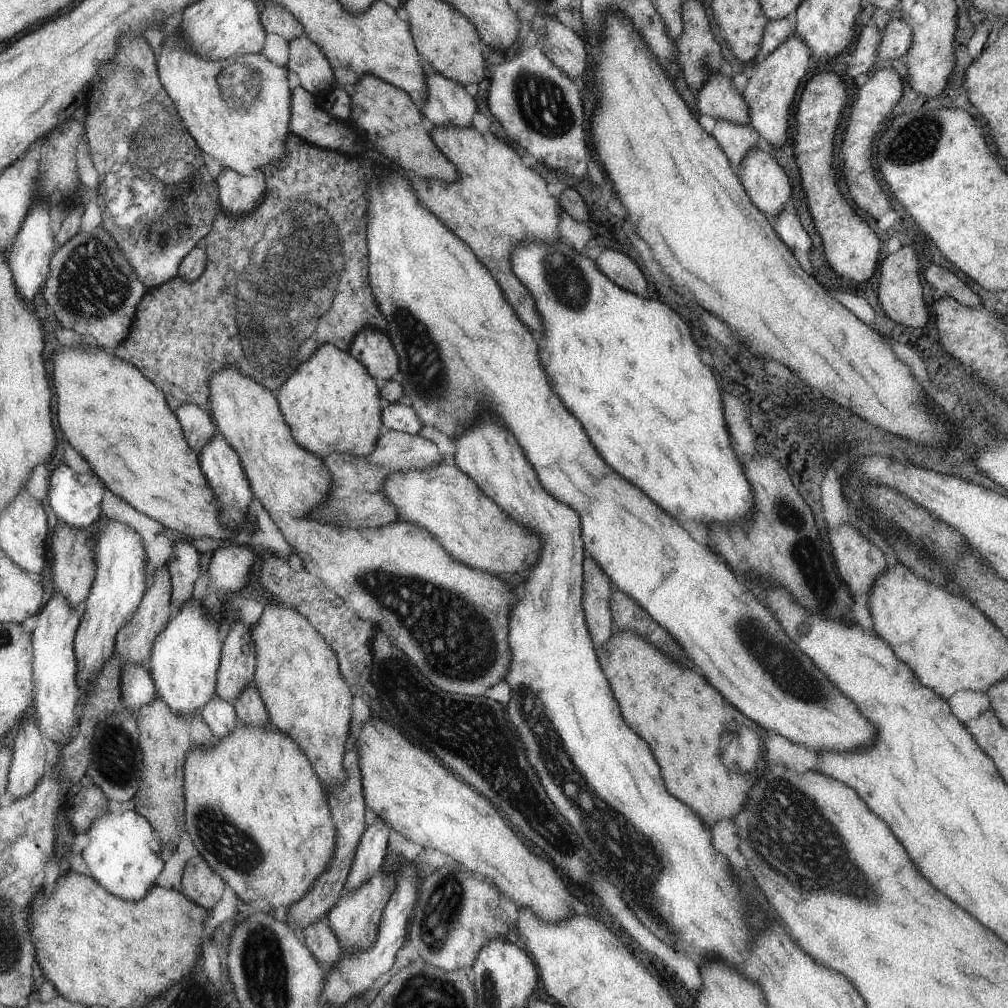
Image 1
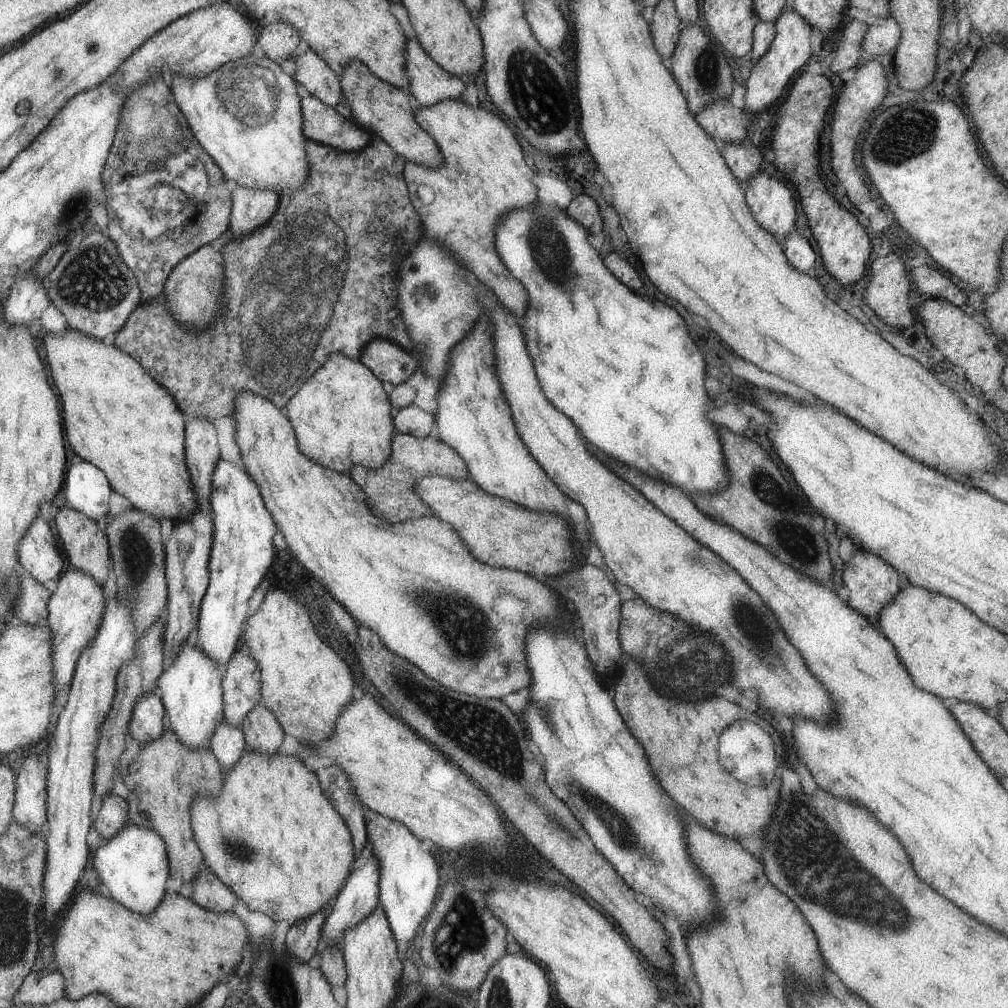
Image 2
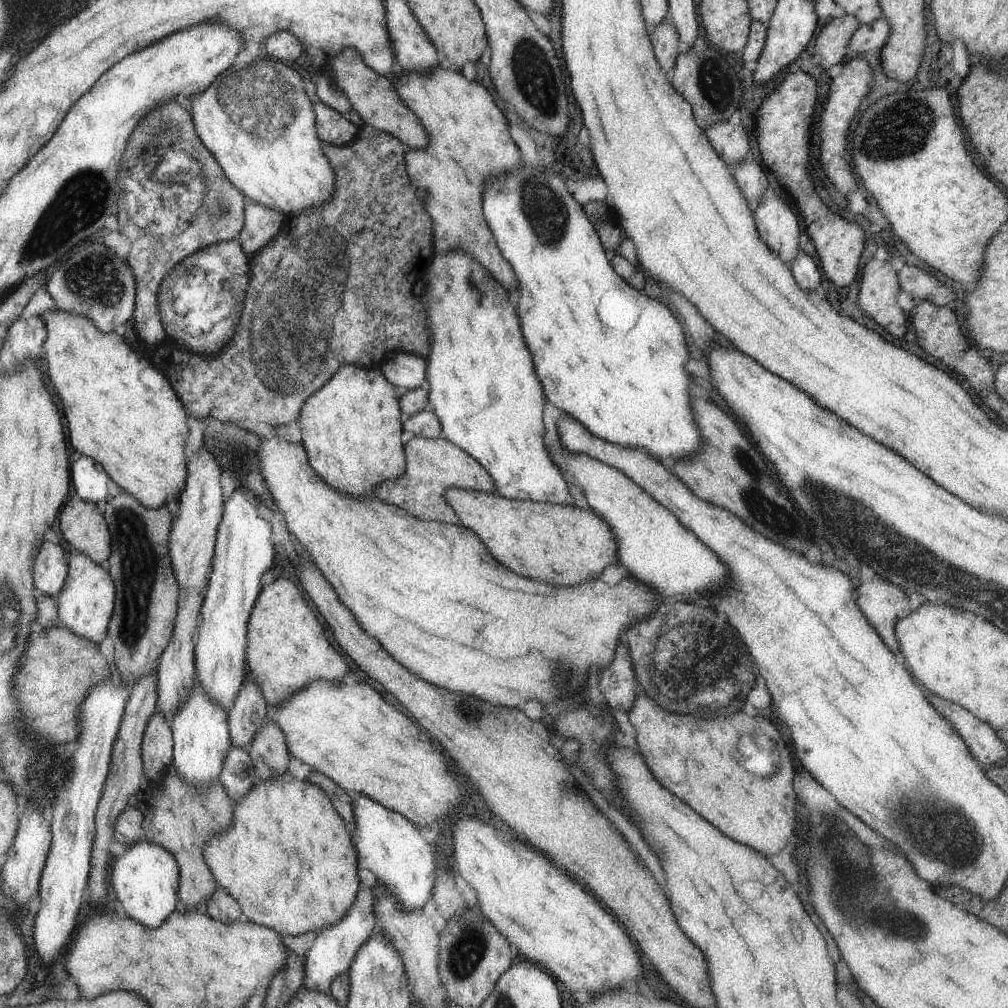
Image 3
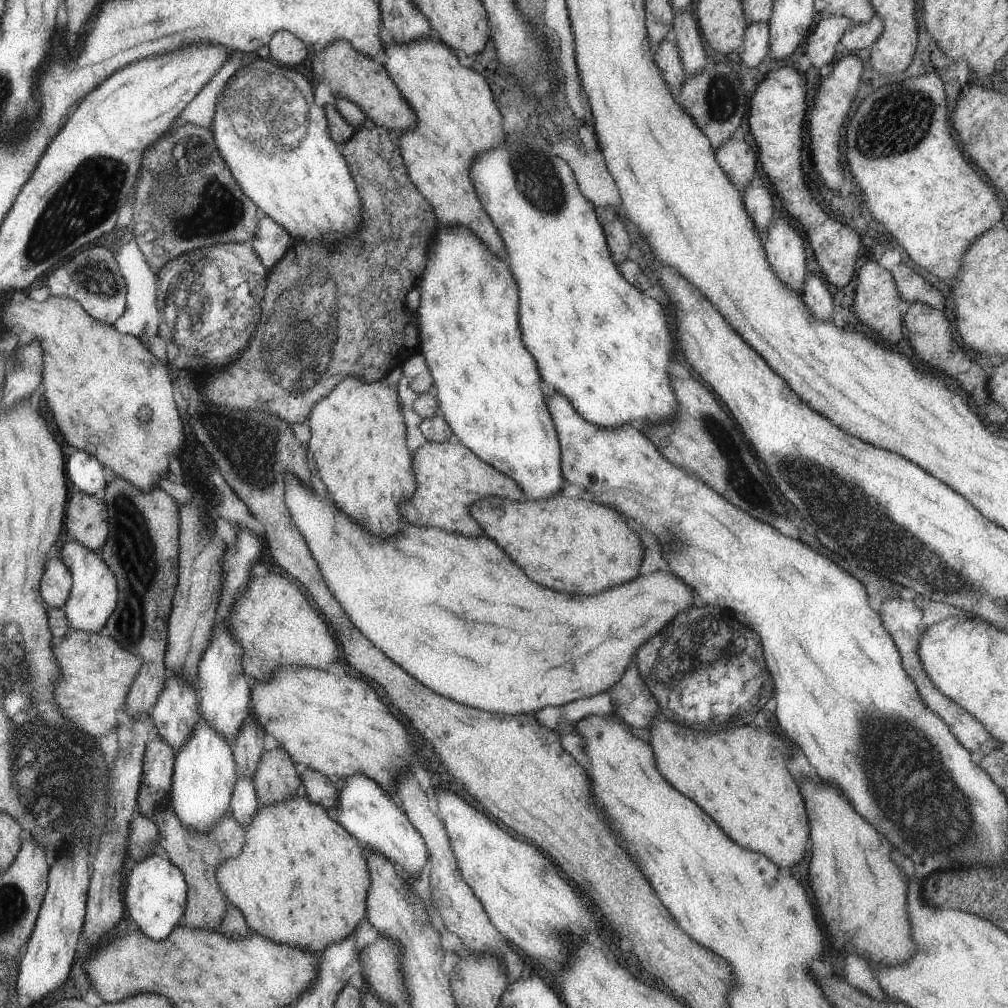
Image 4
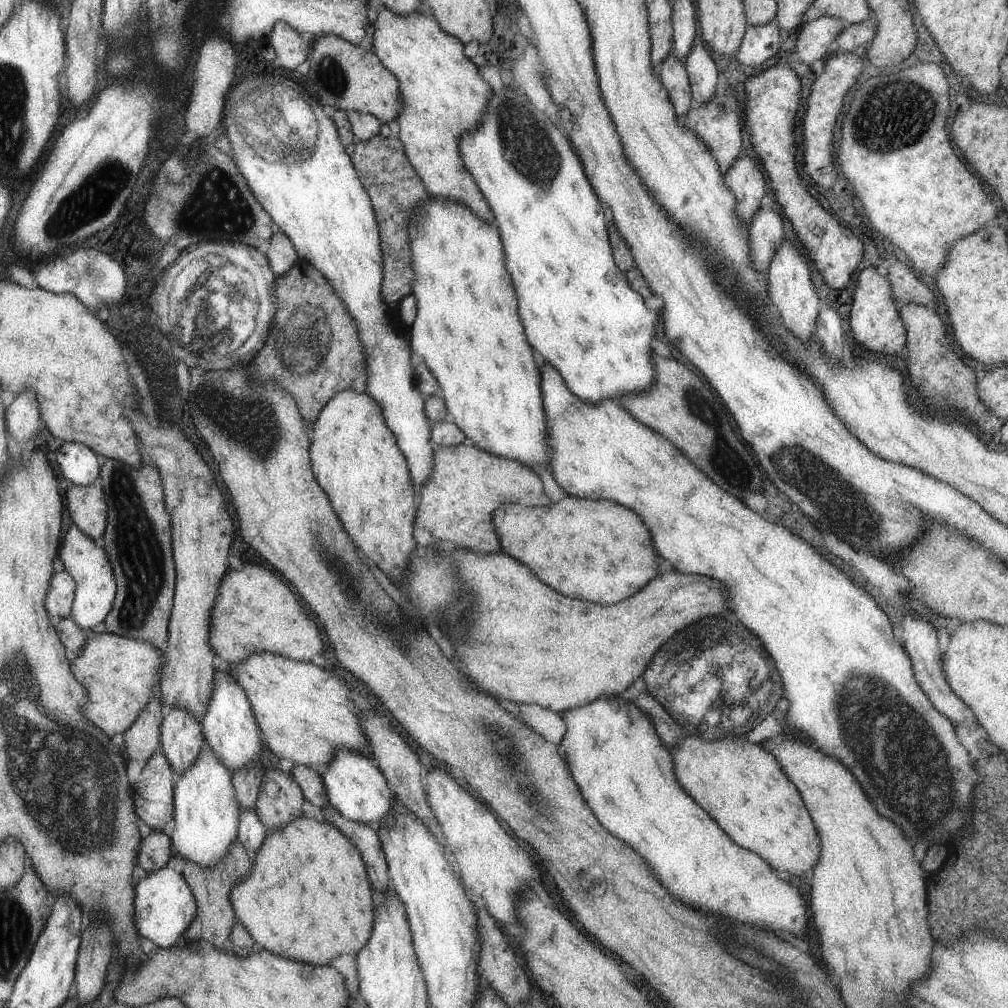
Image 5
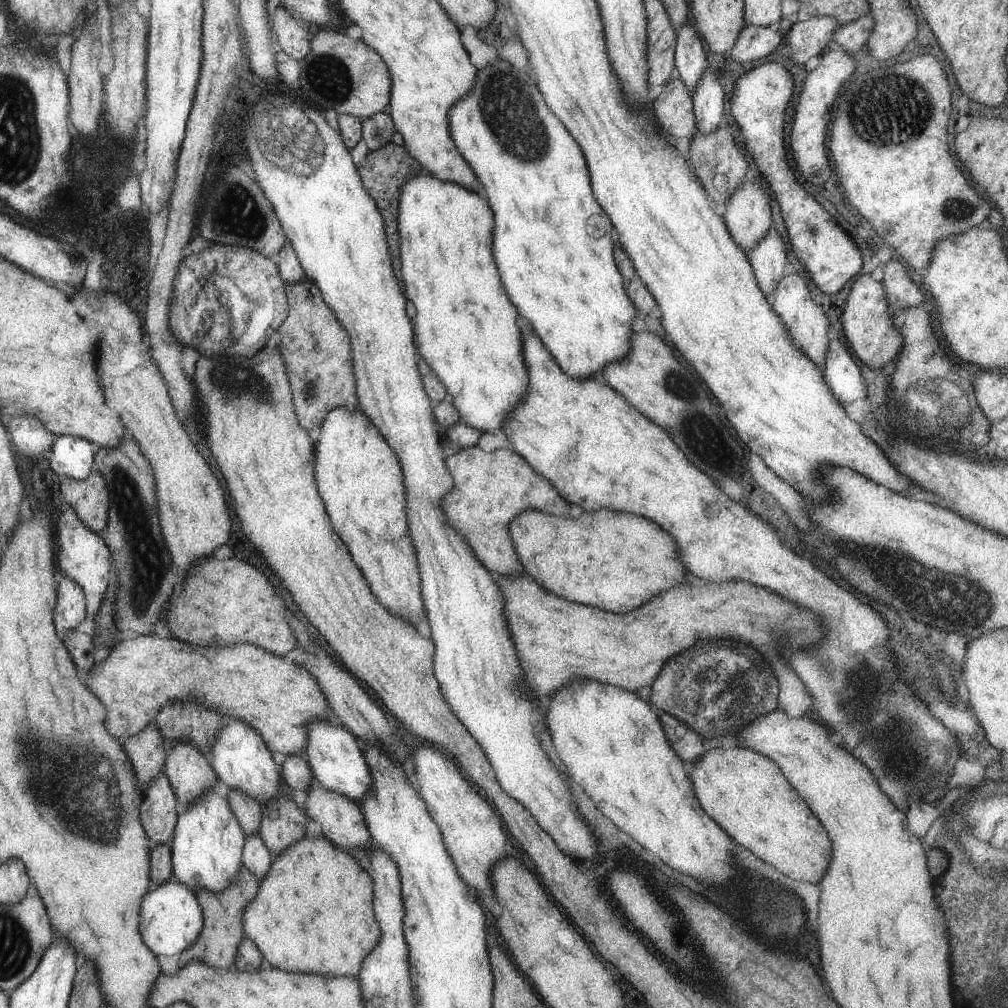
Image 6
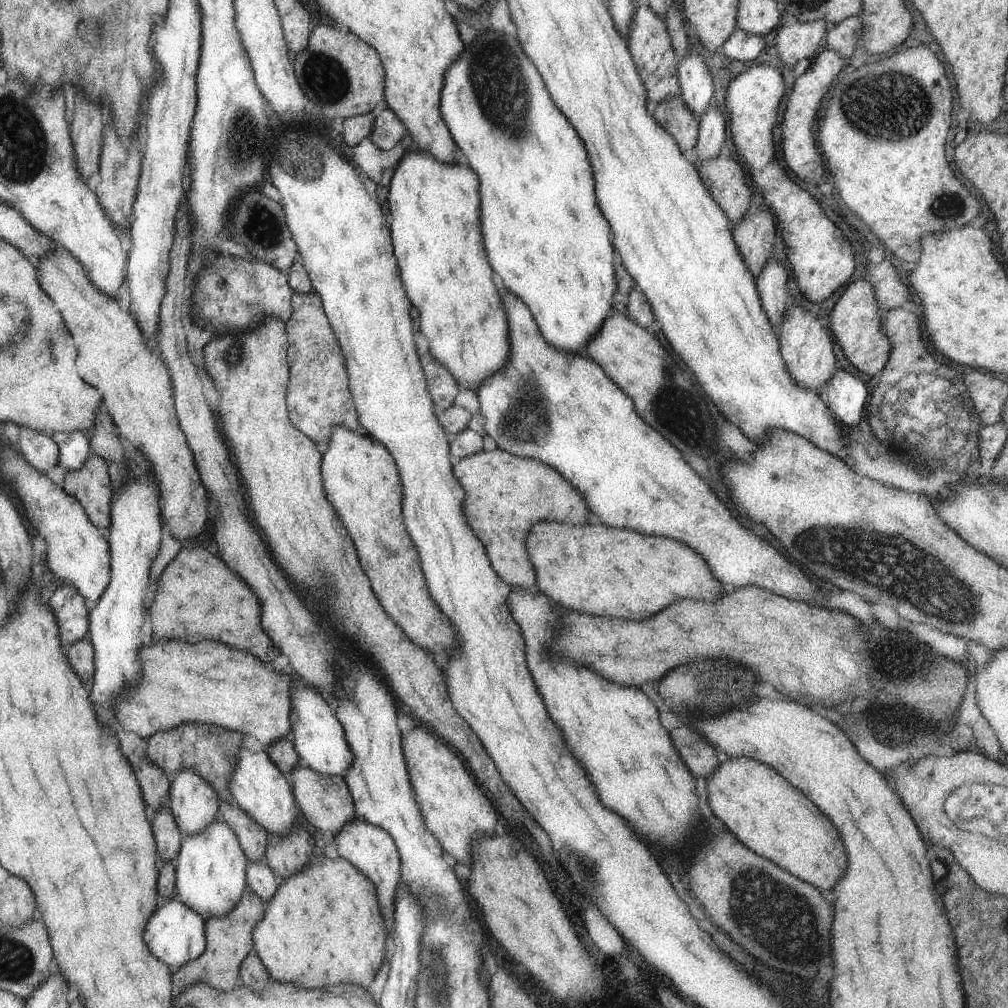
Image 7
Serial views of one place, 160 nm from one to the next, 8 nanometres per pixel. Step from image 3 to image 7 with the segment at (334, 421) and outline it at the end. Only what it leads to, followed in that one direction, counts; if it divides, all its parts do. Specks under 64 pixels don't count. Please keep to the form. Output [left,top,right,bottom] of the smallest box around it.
[325,426,454,652]

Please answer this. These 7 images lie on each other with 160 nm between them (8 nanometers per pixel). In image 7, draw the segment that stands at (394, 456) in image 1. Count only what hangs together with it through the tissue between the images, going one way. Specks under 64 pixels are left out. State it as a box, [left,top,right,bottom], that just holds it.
[449,428,590,588]

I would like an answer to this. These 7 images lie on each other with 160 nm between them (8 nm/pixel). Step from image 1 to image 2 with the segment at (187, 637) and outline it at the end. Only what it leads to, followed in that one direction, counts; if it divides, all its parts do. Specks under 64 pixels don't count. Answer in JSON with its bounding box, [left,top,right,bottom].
[157,640,226,749]

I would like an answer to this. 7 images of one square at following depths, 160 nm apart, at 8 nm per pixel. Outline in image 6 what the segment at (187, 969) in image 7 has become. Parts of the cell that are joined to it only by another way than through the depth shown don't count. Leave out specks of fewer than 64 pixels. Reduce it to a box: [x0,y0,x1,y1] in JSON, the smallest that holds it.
[178,834,273,970]

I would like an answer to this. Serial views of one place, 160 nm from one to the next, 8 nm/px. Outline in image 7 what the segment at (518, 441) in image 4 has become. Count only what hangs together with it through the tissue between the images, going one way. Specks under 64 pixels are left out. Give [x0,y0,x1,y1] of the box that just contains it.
[387,149,510,390]

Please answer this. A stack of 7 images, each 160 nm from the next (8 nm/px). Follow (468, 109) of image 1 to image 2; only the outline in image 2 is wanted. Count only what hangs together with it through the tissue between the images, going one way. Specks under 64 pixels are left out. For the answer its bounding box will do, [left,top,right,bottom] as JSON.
[405,37,464,107]

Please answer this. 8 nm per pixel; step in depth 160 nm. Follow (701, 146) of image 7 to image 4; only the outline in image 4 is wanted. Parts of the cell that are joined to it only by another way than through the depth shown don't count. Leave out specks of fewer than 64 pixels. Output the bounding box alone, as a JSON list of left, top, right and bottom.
[672,10,706,75]

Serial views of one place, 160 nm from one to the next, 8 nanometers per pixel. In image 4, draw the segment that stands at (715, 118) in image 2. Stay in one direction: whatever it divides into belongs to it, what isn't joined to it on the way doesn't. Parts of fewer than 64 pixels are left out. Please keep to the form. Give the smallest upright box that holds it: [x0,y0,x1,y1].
[715,139,757,194]

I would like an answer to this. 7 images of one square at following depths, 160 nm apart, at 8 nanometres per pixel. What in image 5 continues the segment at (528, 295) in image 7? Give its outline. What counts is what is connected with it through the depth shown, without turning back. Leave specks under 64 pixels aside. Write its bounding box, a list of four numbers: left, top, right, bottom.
[459,85,658,404]

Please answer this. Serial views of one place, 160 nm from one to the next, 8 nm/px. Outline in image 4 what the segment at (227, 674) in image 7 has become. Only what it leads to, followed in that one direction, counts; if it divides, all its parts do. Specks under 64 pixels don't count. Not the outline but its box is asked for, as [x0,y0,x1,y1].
[53,628,410,792]

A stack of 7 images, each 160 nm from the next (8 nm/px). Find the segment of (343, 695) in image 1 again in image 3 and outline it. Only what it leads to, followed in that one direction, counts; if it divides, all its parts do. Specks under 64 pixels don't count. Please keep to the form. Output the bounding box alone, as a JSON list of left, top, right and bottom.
[248,578,349,707]

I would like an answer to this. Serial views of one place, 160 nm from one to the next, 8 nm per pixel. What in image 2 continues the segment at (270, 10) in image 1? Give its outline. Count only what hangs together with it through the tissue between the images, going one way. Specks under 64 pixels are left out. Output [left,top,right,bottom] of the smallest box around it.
[258,22,300,64]

